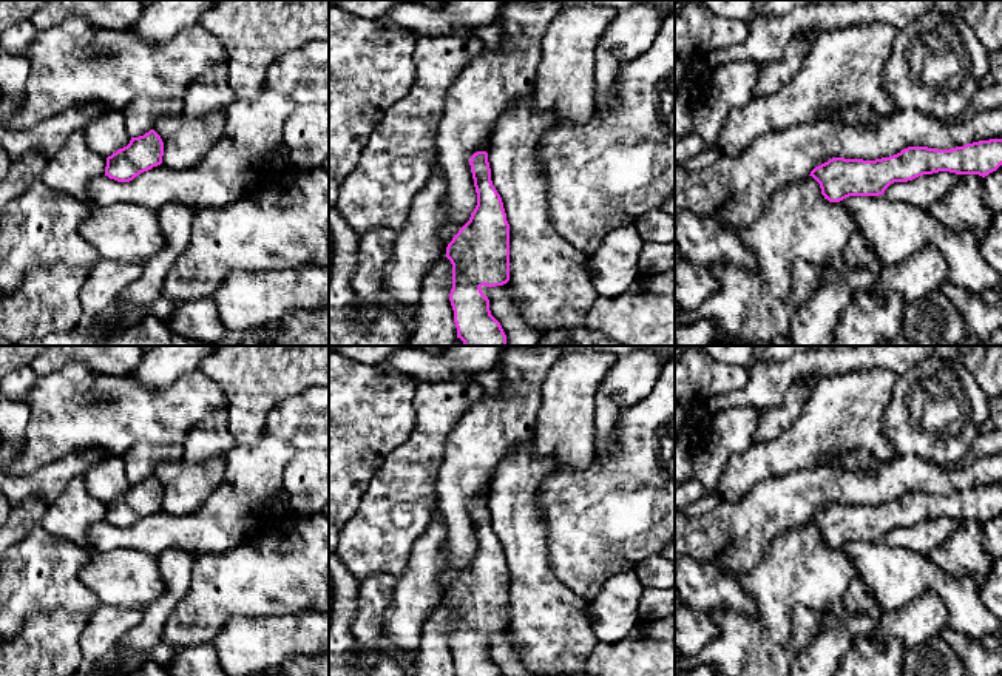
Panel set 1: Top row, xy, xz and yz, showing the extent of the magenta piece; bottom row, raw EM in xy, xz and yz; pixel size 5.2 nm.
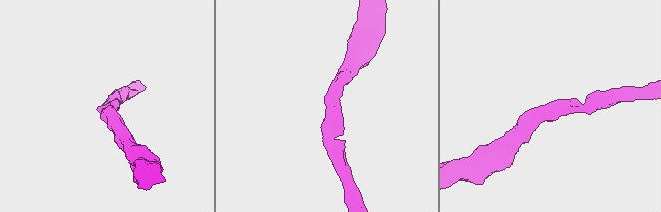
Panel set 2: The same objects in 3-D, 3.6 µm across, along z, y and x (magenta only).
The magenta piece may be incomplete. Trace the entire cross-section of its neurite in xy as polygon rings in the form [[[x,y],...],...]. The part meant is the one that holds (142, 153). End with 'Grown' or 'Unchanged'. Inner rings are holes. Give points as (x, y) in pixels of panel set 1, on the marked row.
[[[150,130],[131,137],[130,144],[107,157],[105,176],[117,182],[130,182],[144,171],[162,164],[164,142]]]. Unchanged

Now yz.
[[[1002,139],[979,140],[950,150],[908,147],[875,161],[832,157],[815,167],[812,176],[829,202],[849,196],[878,196],[894,182],[950,171],[982,177],[1002,165]]]. Unchanged

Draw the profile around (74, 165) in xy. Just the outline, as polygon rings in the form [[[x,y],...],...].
[[[76,130],[46,161],[39,179],[54,191],[76,198],[93,208],[88,185],[94,177],[105,174],[105,167],[107,157],[86,145],[83,130]]]

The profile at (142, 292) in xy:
[[[167,204],[157,211],[165,247],[142,264],[139,278],[124,289],[108,313],[83,319],[69,332],[26,340],[15,346],[105,346],[114,335],[122,332],[127,309],[148,307],[161,296],[167,273],[188,247],[195,213],[195,208],[182,204]]]

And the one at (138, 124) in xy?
[[[147,96],[134,97],[124,110],[127,133],[130,137],[139,137],[154,130],[154,123],[162,116],[181,116],[184,97],[154,99]]]

